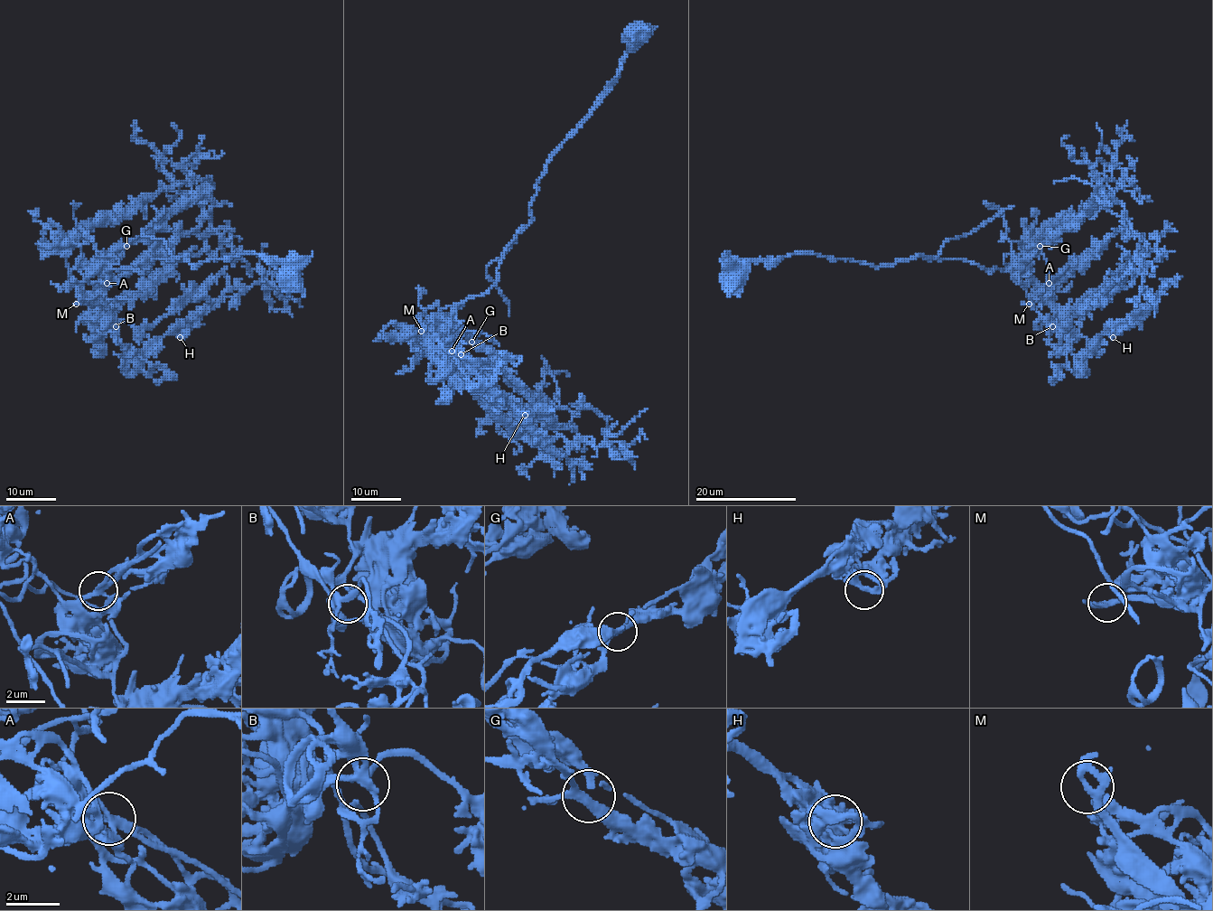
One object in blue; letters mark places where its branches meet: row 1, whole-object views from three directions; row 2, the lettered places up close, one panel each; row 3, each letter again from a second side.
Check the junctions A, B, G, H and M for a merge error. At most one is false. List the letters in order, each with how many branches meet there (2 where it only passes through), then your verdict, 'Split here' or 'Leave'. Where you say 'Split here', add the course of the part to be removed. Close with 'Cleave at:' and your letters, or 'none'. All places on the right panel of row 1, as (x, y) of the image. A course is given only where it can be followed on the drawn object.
A: Branches: 4. Leave
B: Branches: 4. Leave
G: Branches: 4. Leave
H: Branches: 4. Leave
M: Branches: 3. Leave
Cleave at: none

